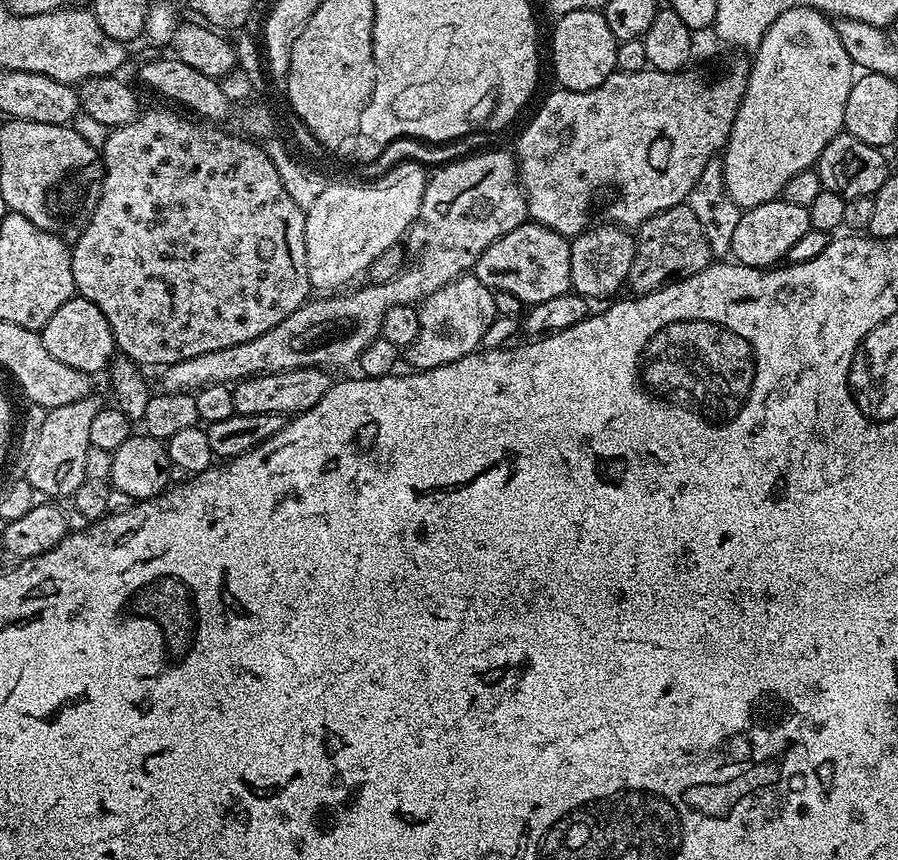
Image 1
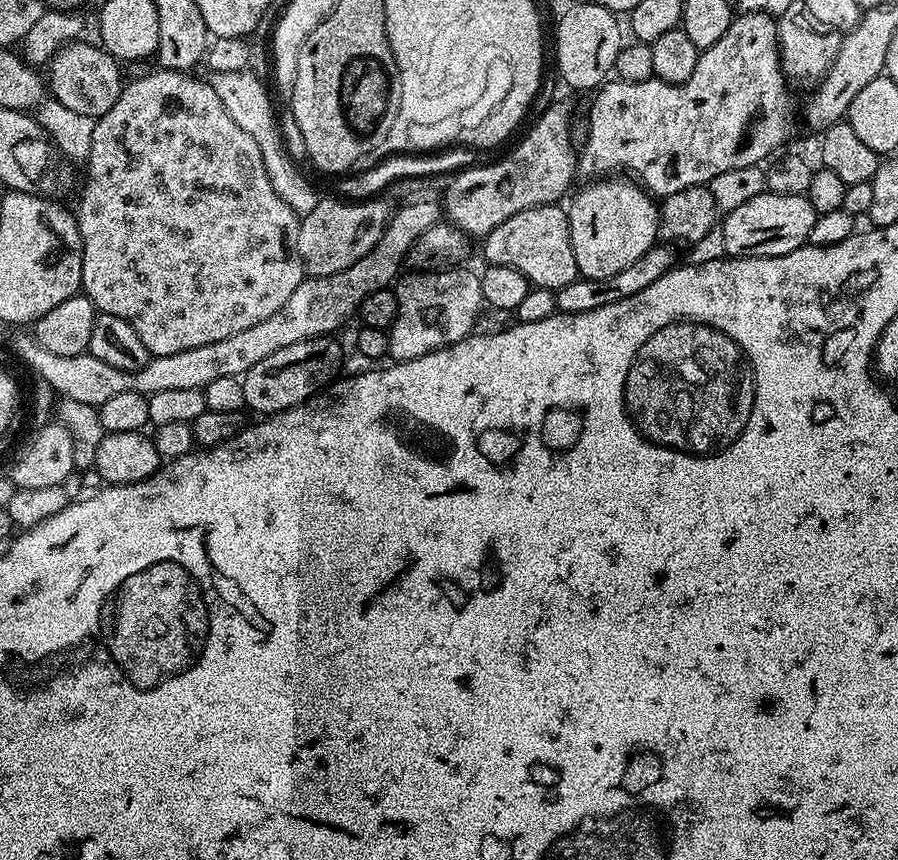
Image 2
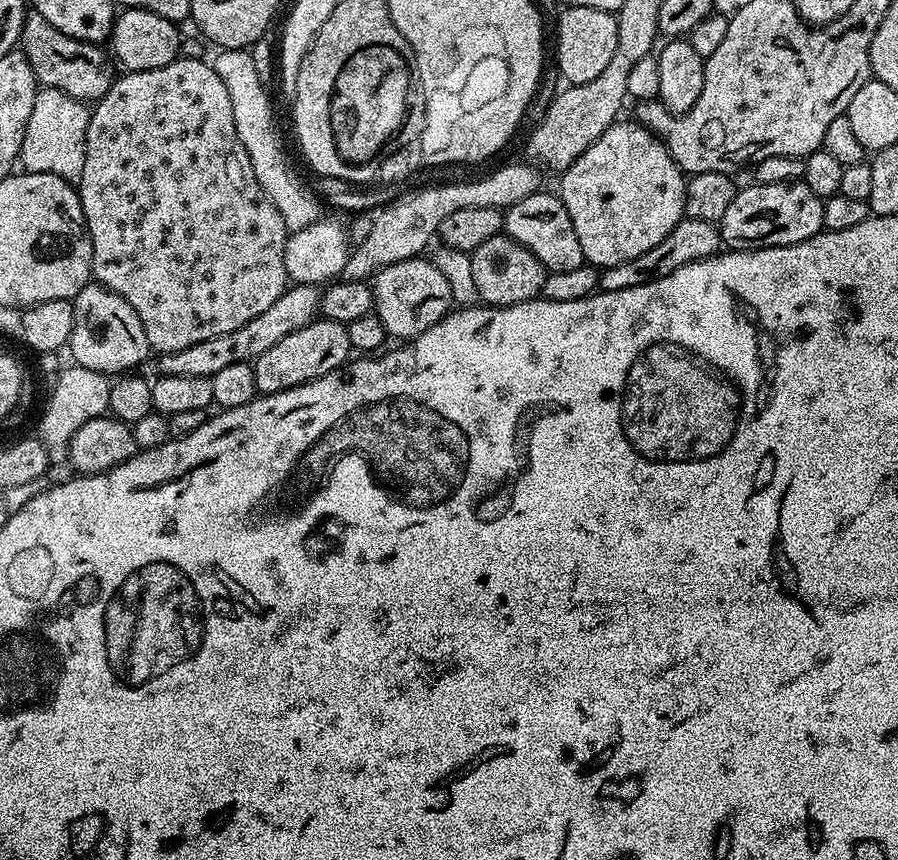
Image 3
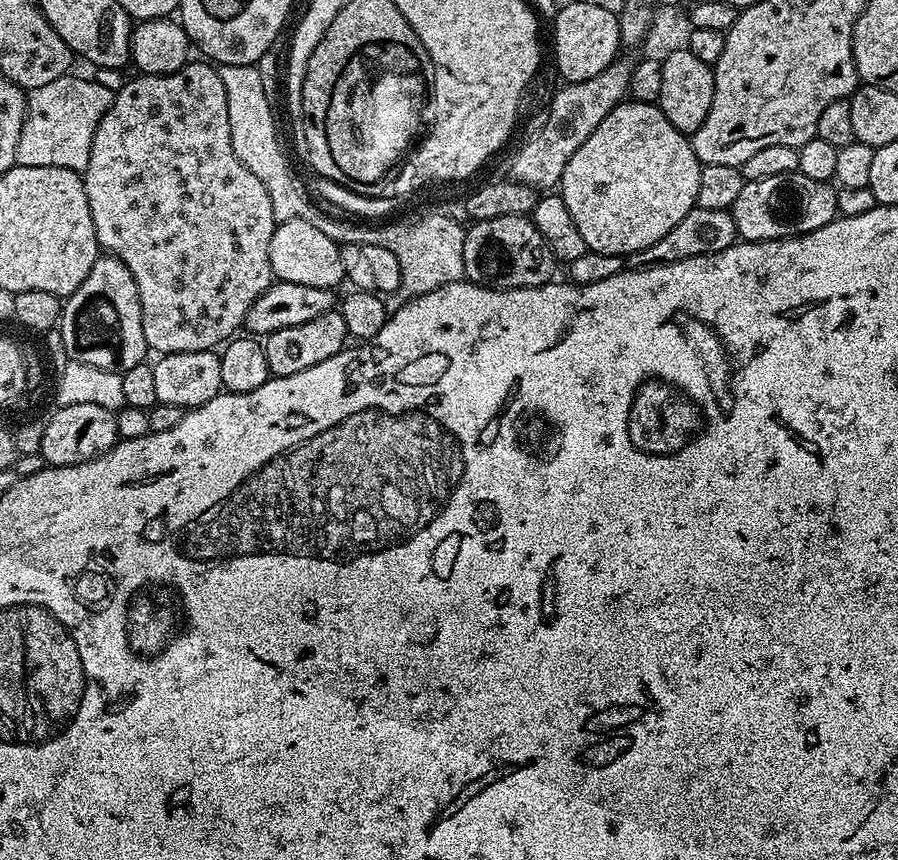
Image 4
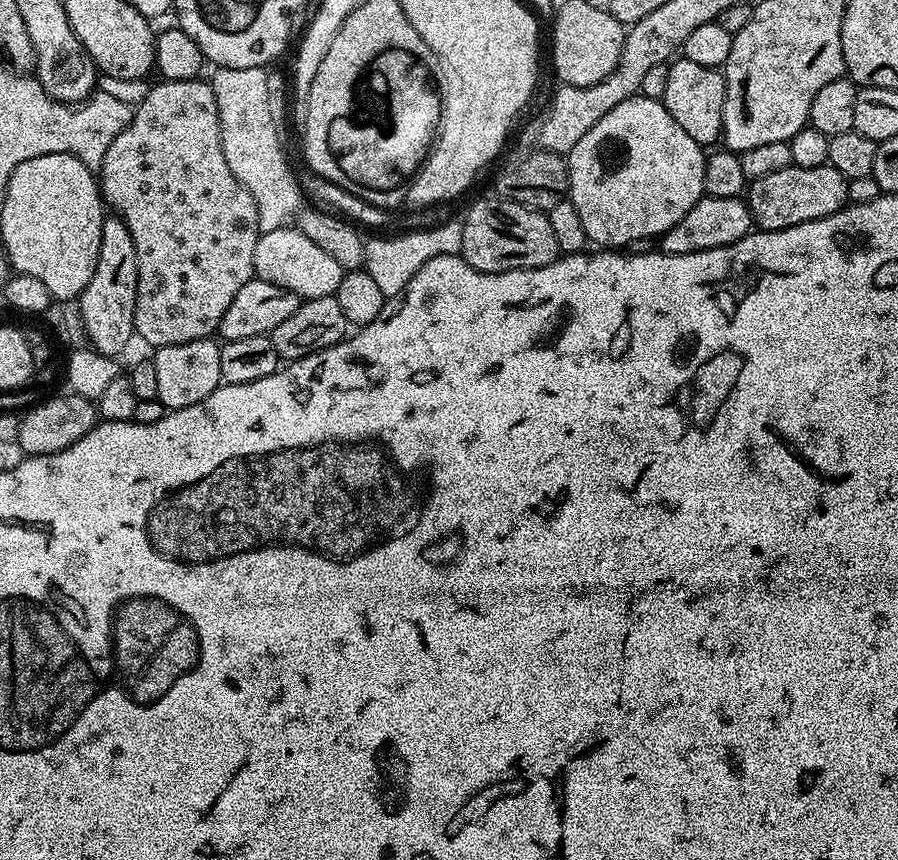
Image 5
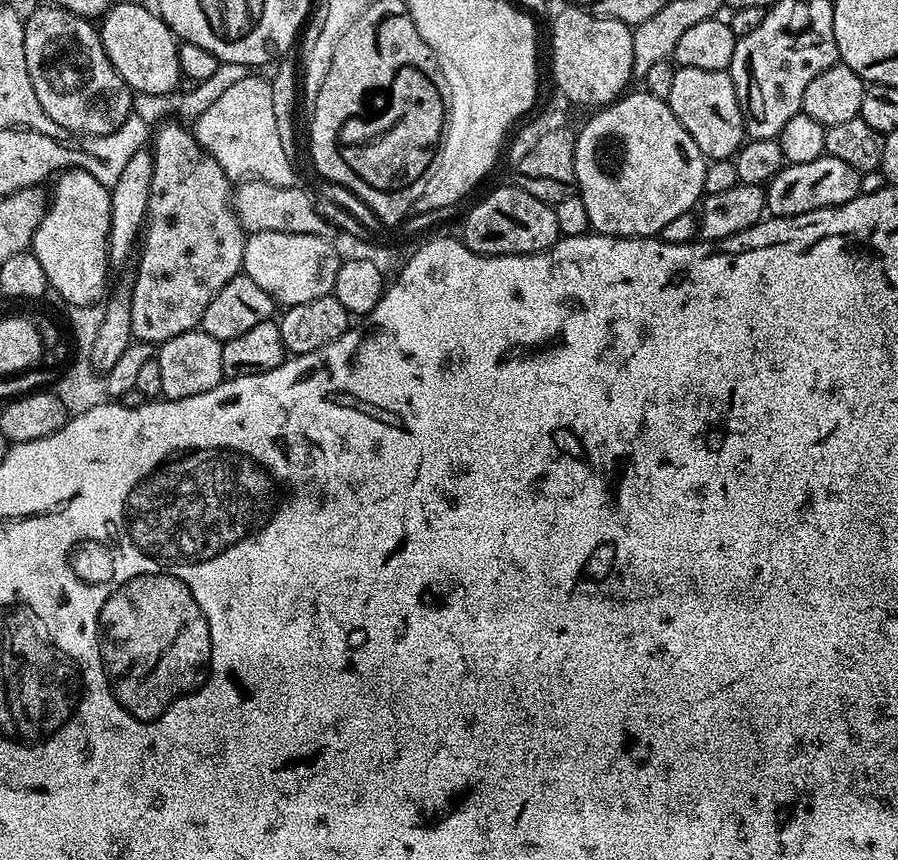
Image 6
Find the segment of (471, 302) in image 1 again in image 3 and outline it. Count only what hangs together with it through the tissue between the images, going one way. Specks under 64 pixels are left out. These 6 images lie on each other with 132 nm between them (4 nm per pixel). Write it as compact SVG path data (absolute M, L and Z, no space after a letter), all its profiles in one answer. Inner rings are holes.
M415 256L394 266L386 266L371 277L374 315L380 319L389 337L407 342L412 337L430 330L440 319L453 311L450 282L431 259Z

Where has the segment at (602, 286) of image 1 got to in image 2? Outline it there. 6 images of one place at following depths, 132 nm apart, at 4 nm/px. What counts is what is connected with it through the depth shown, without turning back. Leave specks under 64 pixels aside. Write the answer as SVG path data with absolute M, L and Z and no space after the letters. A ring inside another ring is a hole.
M612 174L607 178L596 178L588 184L576 197L571 197L572 205L567 205L568 221L570 222L570 242L574 246L574 262L578 262L578 270L581 276L586 278L611 278L613 274L618 274L618 270L626 270L626 266L630 266L636 259L642 258L642 254L646 254L646 250L650 250L653 244L657 243L660 234L660 210L657 201L635 179L629 178L624 174Z

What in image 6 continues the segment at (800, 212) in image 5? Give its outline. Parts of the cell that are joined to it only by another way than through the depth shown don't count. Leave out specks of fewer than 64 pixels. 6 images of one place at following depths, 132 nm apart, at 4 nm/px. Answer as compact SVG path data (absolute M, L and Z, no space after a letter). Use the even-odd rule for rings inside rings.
M822 155L814 162L788 164L766 185L766 212L769 217L810 214L814 210L842 206L861 195L860 172L854 166L830 155Z

